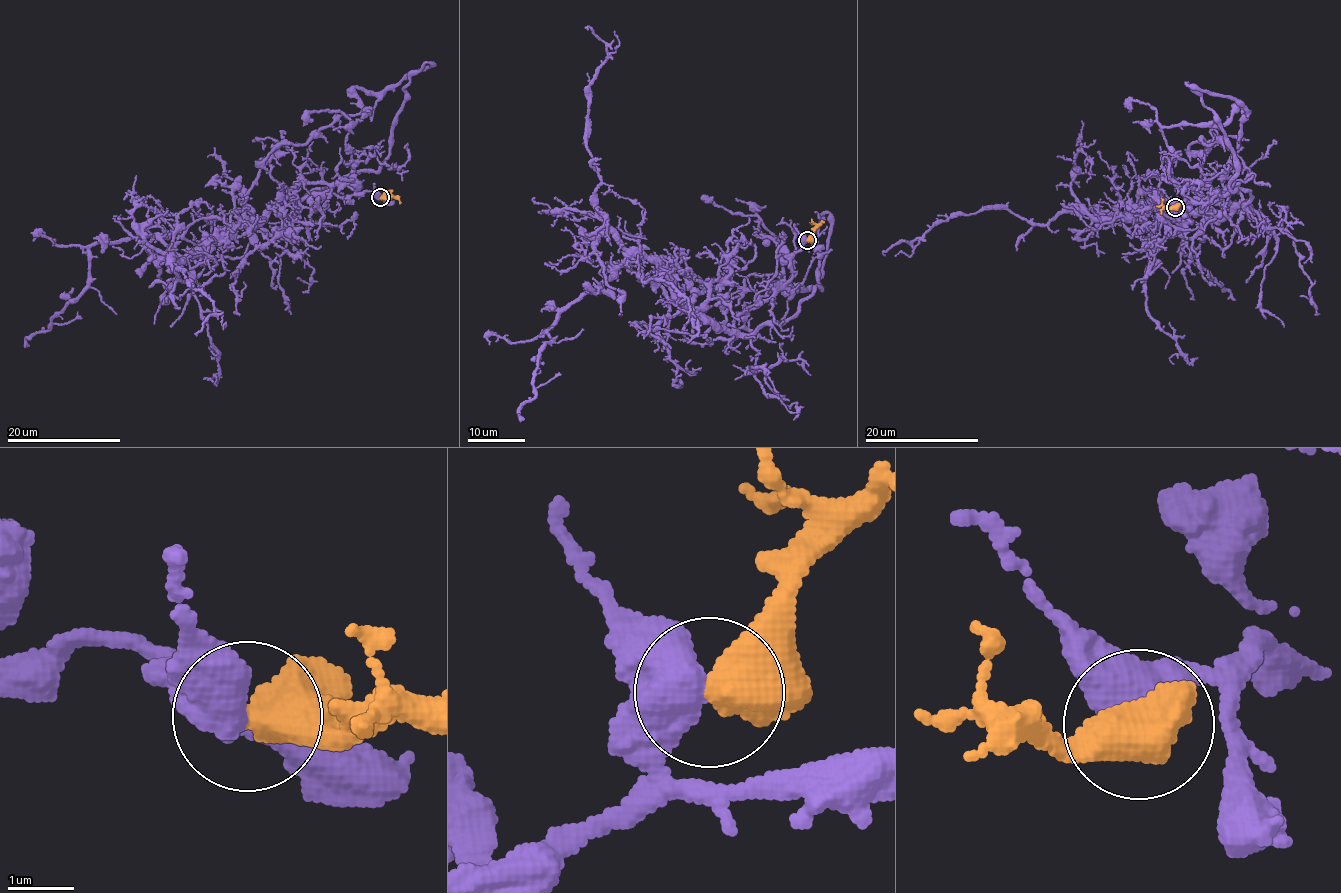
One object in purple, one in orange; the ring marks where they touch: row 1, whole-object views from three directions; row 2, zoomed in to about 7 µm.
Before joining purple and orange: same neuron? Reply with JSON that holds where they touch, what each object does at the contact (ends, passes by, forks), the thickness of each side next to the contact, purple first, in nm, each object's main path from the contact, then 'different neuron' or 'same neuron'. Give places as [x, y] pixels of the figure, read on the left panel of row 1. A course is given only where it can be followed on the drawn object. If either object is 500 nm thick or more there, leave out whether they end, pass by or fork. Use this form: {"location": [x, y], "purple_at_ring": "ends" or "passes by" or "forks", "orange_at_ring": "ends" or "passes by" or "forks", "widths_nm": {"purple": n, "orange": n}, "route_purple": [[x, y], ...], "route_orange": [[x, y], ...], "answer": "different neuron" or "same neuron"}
{"location": [380, 197], "widths_nm": {"purple": 480, "orange": 650}, "route_purple": [[380, 197], [297, 182], [267, 218], [171, 261], [215, 307], [196, 336]], "route_orange": [[380, 197], [396, 198], [400, 204]], "answer": "same neuron"}

